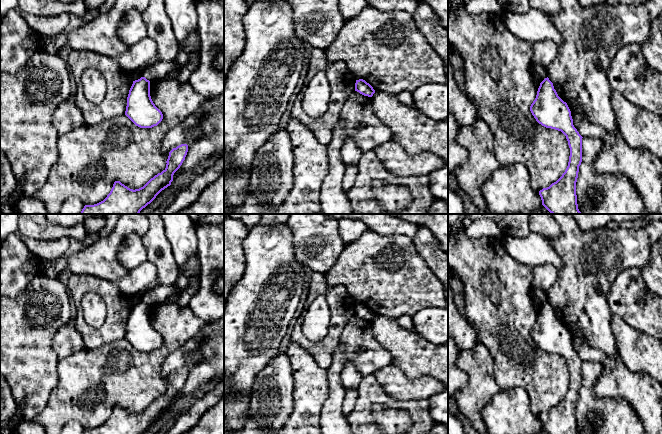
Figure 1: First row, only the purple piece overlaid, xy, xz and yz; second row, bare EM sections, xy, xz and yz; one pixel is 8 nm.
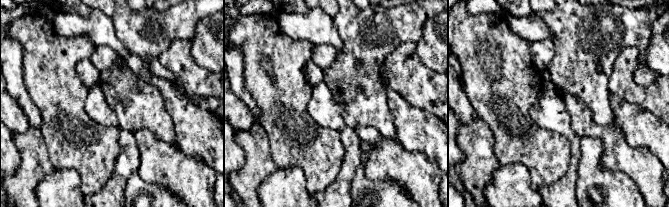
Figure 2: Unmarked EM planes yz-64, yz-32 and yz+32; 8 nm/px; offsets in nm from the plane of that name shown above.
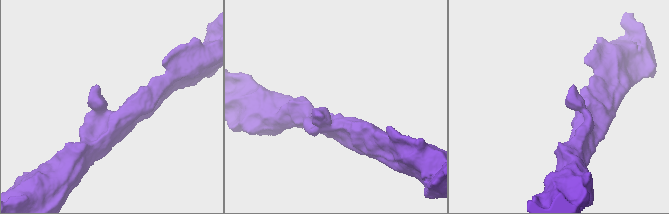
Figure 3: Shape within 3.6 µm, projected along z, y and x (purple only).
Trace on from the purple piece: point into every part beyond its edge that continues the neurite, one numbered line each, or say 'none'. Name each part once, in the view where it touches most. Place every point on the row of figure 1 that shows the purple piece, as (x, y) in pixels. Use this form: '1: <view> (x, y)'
none

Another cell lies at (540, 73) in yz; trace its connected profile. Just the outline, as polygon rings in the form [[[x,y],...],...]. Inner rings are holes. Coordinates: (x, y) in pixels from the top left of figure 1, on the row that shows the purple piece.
[[[532,64],[532,71],[533,71],[533,74],[534,74],[534,77],[541,83],[545,78],[548,77],[548,74],[547,74],[547,69],[539,66],[539,65],[536,65],[536,64]]]

